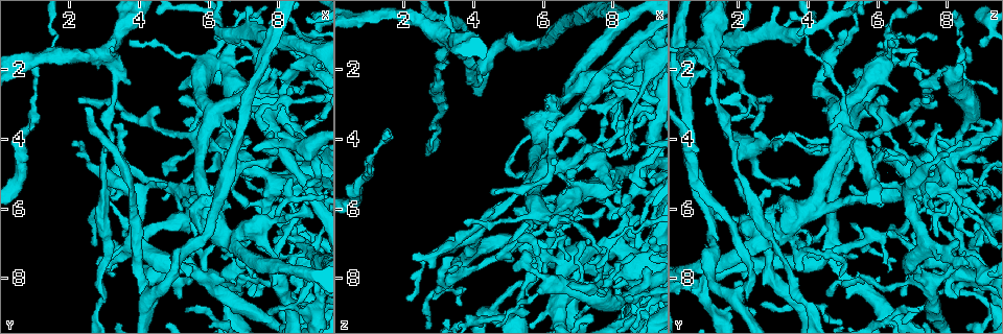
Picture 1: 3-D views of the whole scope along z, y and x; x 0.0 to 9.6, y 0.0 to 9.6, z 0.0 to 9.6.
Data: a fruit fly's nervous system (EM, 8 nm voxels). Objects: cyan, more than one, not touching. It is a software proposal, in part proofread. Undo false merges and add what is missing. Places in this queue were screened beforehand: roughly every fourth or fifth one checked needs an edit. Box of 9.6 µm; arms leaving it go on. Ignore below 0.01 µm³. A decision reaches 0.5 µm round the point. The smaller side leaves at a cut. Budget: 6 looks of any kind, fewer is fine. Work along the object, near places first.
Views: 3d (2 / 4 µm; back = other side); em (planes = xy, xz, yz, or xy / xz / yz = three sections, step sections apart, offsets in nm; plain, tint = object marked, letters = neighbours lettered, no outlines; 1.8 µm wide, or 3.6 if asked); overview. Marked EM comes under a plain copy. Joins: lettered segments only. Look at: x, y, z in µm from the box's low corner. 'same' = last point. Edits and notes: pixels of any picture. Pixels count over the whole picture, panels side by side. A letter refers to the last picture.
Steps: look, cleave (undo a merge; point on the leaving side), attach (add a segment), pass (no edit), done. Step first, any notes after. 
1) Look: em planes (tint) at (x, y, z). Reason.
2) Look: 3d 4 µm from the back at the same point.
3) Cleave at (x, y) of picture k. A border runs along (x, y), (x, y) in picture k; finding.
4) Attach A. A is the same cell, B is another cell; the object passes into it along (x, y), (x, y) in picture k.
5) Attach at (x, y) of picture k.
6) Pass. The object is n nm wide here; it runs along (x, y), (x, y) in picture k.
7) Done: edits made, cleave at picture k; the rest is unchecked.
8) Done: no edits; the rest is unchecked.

Look: 3d 2 µm at (5.90, 5.85, 4.15). Calibre changes.

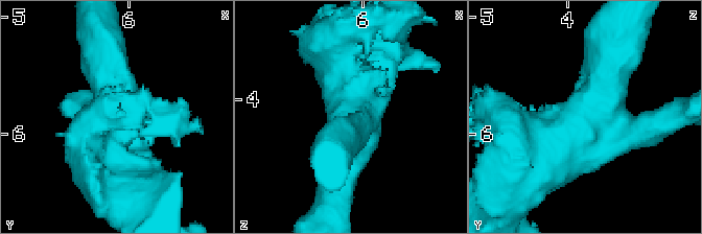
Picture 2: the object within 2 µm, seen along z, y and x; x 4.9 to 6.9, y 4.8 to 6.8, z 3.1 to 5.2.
Look: em 3.6 µm planes (letters) at (5.92, 5.88, 4.14). 4 arms meet here.

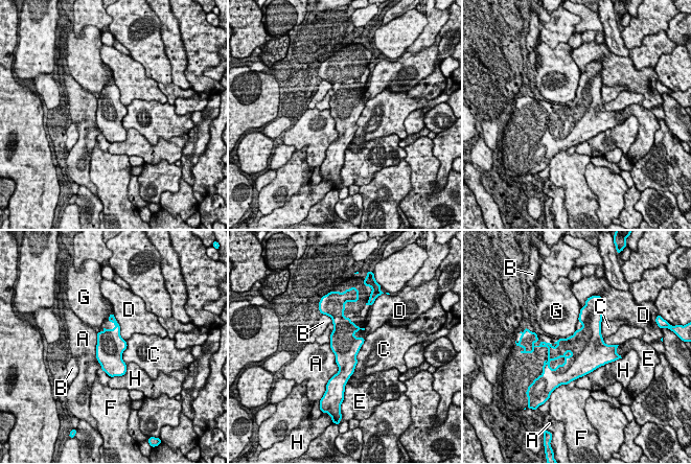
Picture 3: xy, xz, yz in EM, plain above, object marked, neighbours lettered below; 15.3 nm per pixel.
Pass. The longest contact is with H, 600 nm; A, B, C, D, E, F, G and H are other cells; a border runs along (96, 332), (96, 360), (101, 370) in picture 3; continuous, no second neuron.

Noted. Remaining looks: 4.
Look: em planes (letters) at (8.65, 8.30, 8.85). Calibre changes.

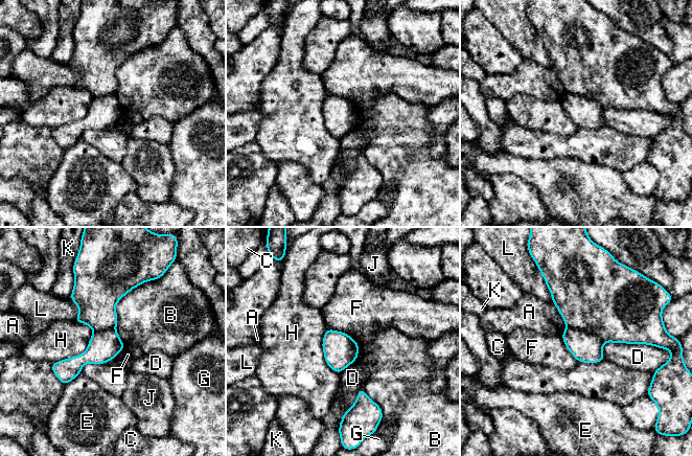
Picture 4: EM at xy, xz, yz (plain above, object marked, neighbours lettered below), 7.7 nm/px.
Cleave at (597, 301) of picture 4. A, B, C, D, E, F, G, H, J, K and L are other cells; a border runs along (568, 326), (590, 332), (602, 342) in picture 4; two neurons meet here.

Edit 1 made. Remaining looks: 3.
Look: 3d 4 µm at (8.90, 1.25, 8.85). An open end.

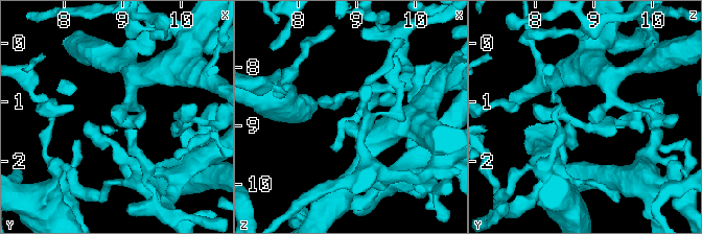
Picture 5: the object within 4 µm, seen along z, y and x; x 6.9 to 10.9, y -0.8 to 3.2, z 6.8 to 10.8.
Look: em xy step 16 (letters) at (8.95, 1.30, 8.90). Now the EM.

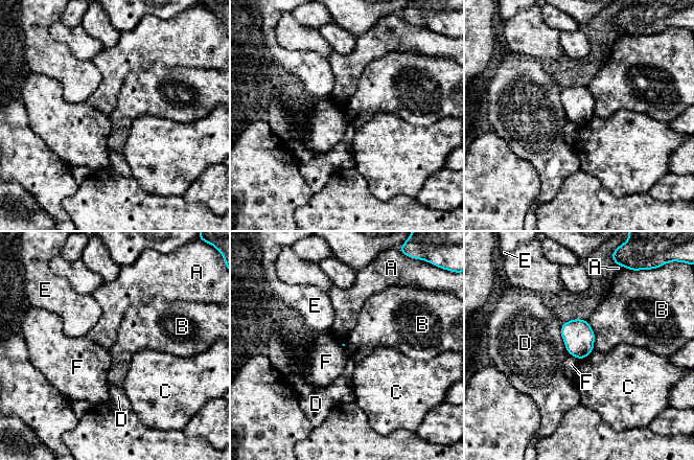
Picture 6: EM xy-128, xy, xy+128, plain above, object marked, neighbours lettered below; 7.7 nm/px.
Look: em planes (letters) at the same point.

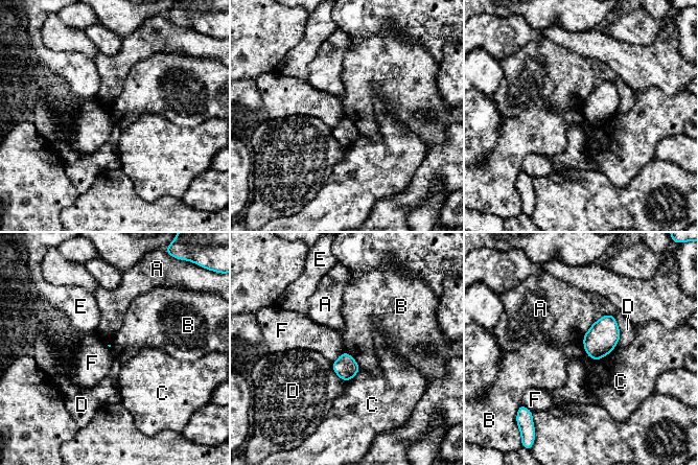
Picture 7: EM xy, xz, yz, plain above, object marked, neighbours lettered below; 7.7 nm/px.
Pass. A, B, C, D, E and F are other cells; a border runs along (344, 350), (361, 367) in picture 7; none of them fits.

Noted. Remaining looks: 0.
Done: edits made, cleave at picture 4; the rest is unchecked.

